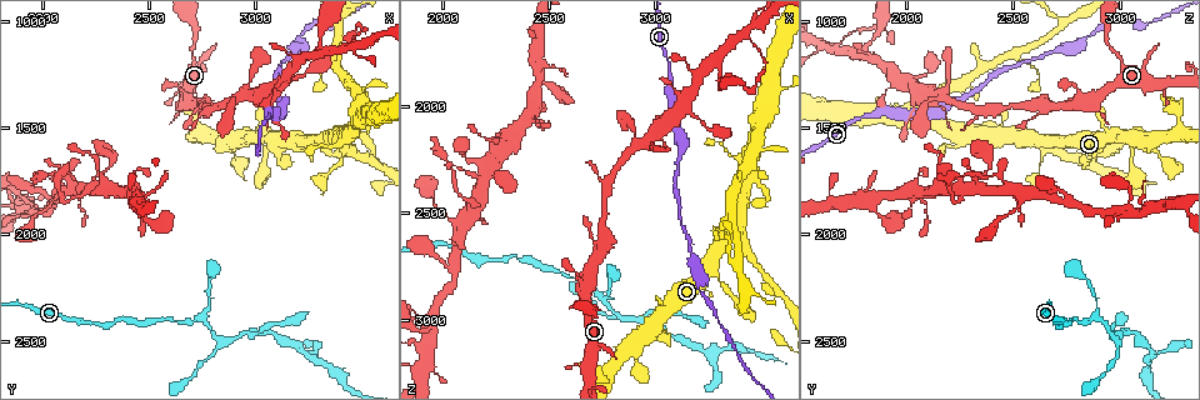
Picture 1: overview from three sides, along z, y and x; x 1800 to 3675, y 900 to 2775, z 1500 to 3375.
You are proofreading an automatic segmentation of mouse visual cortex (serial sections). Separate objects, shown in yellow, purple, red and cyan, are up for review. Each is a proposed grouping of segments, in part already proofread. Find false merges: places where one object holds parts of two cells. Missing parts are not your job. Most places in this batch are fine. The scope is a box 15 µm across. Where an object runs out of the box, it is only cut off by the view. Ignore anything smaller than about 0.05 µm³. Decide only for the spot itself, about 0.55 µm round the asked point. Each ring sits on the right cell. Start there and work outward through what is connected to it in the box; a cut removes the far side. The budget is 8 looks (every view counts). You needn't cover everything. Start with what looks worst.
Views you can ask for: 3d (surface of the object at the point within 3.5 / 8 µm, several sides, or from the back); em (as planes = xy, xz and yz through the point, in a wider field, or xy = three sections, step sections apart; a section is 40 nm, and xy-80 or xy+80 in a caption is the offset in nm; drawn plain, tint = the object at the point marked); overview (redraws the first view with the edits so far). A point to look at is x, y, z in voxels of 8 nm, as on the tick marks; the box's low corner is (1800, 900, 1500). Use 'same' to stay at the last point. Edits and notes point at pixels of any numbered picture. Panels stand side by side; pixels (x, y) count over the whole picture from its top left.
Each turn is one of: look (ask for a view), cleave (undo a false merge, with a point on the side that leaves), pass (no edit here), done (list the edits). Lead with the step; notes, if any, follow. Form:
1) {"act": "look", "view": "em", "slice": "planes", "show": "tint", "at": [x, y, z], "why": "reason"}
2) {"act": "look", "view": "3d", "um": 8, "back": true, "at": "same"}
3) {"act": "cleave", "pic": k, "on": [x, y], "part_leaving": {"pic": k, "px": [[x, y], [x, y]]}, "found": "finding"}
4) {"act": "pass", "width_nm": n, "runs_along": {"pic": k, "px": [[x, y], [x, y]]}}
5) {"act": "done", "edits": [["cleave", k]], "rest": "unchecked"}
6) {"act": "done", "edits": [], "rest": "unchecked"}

{"act": "look", "view": "3d", "um": 3.5, "at": [2950, 2460, 2990], "why": "three-way junction"}

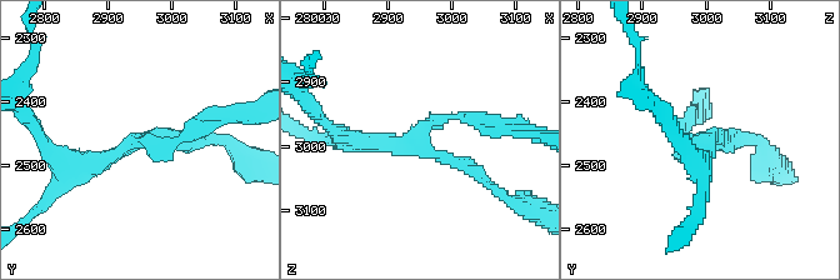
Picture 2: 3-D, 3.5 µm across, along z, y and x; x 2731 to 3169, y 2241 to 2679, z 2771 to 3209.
{"act": "look", "view": "em", "slice": "xy", "step": 2, "show": "tint", "at": [2945, 2465, 3000], "arms": 3, "arm_widths_nm": [100, 200, 250], "why": "shape alone is not enough"}

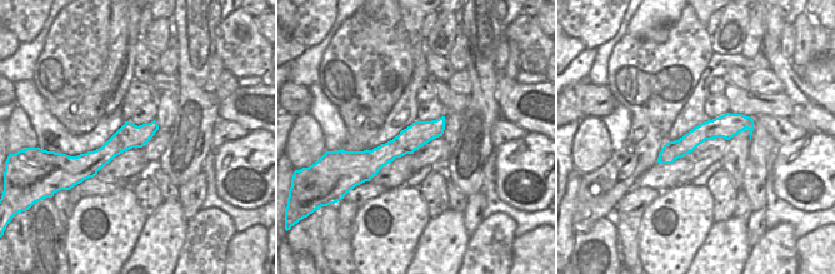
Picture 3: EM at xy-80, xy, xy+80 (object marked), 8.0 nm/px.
{"act": "pass", "runs_along": {"pic": 3, "px": [[750, 123], [705, 130], [661, 159]]}, "found": "all the same cell"}

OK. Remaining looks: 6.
{"act": "look", "view": "3d", "um": 3.5, "at": [3300, 1270, 2610]}

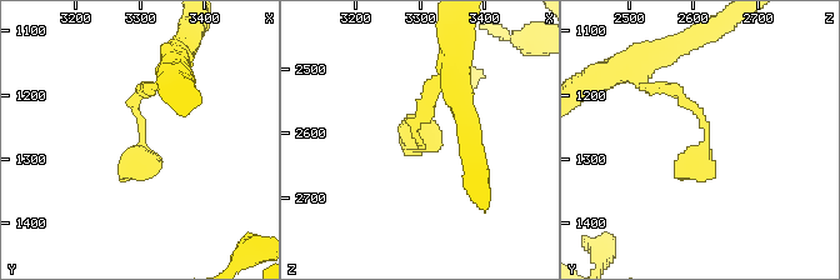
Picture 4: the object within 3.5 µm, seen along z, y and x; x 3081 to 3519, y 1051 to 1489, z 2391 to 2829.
{"act": "look", "view": "em", "slice": "planes", "show": "tint", "at": [3305, 1275, 2615]}

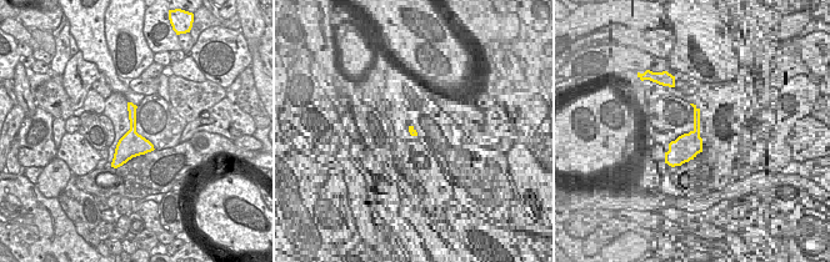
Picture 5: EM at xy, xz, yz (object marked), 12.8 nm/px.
{"act": "look", "view": "em", "slice": "xy", "step": 2, "show": "tint", "at": "same", "why": "another direction"}

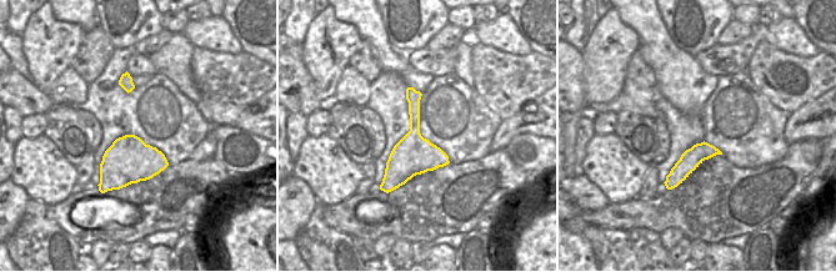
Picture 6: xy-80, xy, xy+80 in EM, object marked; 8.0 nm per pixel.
{"act": "pass", "runs_along": {"pic": 6, "px": [[715, 151], [701, 151], [669, 185]]}, "found": "all the same cell"}

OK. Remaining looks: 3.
{"act": "look", "view": "3d", "um": 8, "at": [3380, 1010, 2730], "why": "arms part here"}

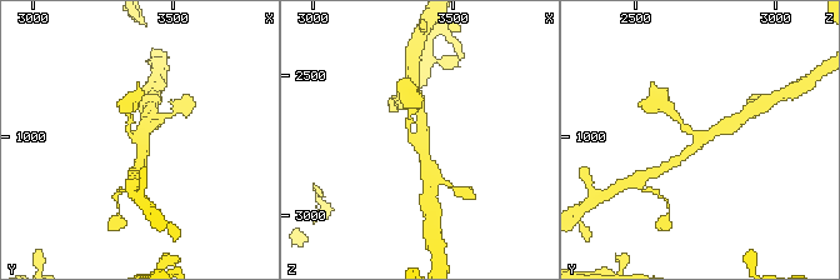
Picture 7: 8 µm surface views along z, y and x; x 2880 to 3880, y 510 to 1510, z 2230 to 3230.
{"act": "look", "view": "3d", "um": 3.5, "back": true, "at": [3400, 1020, 2730]}

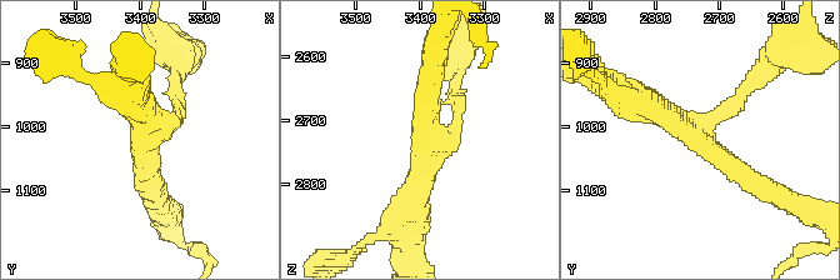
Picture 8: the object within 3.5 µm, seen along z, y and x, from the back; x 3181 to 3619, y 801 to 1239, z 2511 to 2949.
{"act": "pass", "arm_widths_nm": [150, 300, 350], "runs_along": {"pic": 8, "px": [[765, 188], [630, 99]]}, "found": "continuous, no second cell"}

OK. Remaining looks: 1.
{"act": "done", "edits": [], "rest": "unchecked"}

